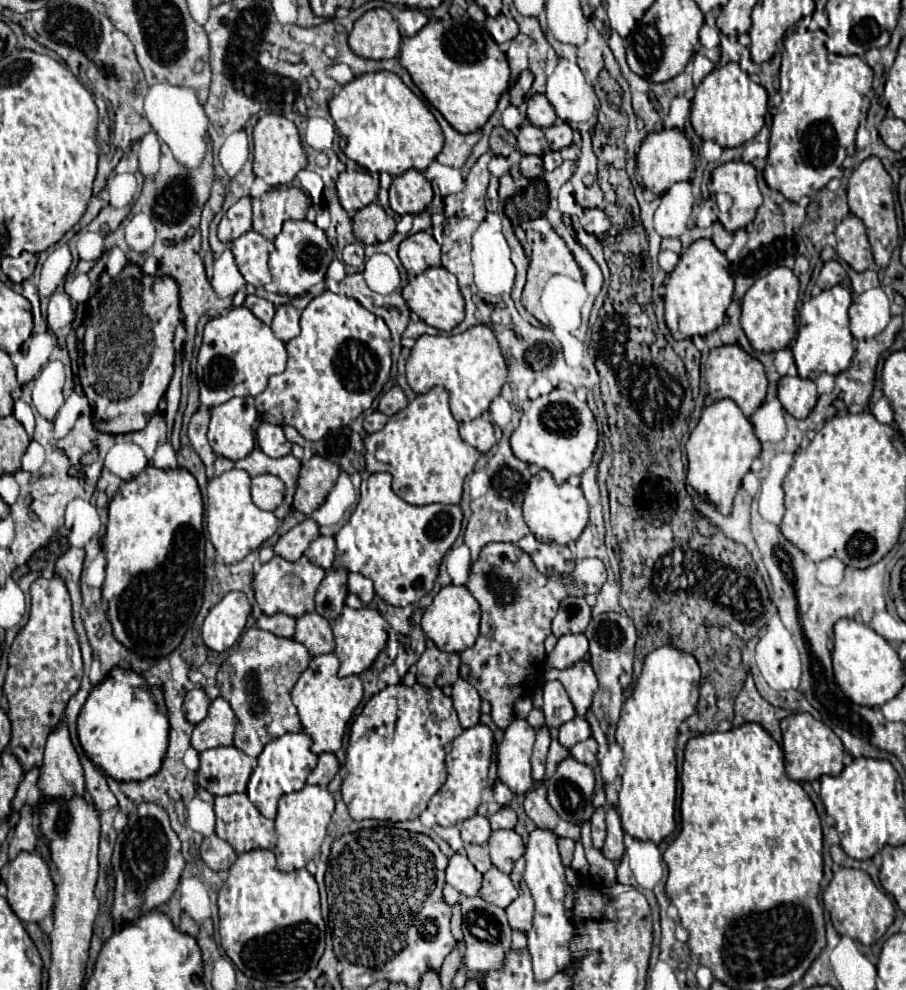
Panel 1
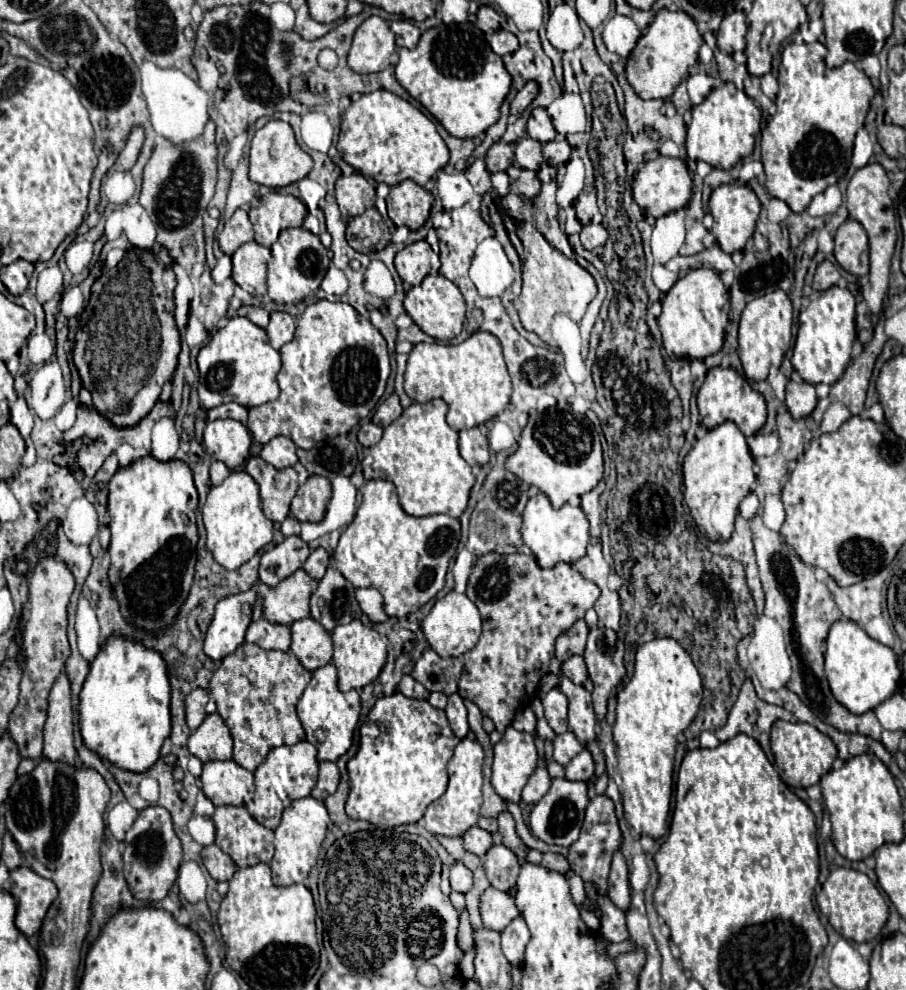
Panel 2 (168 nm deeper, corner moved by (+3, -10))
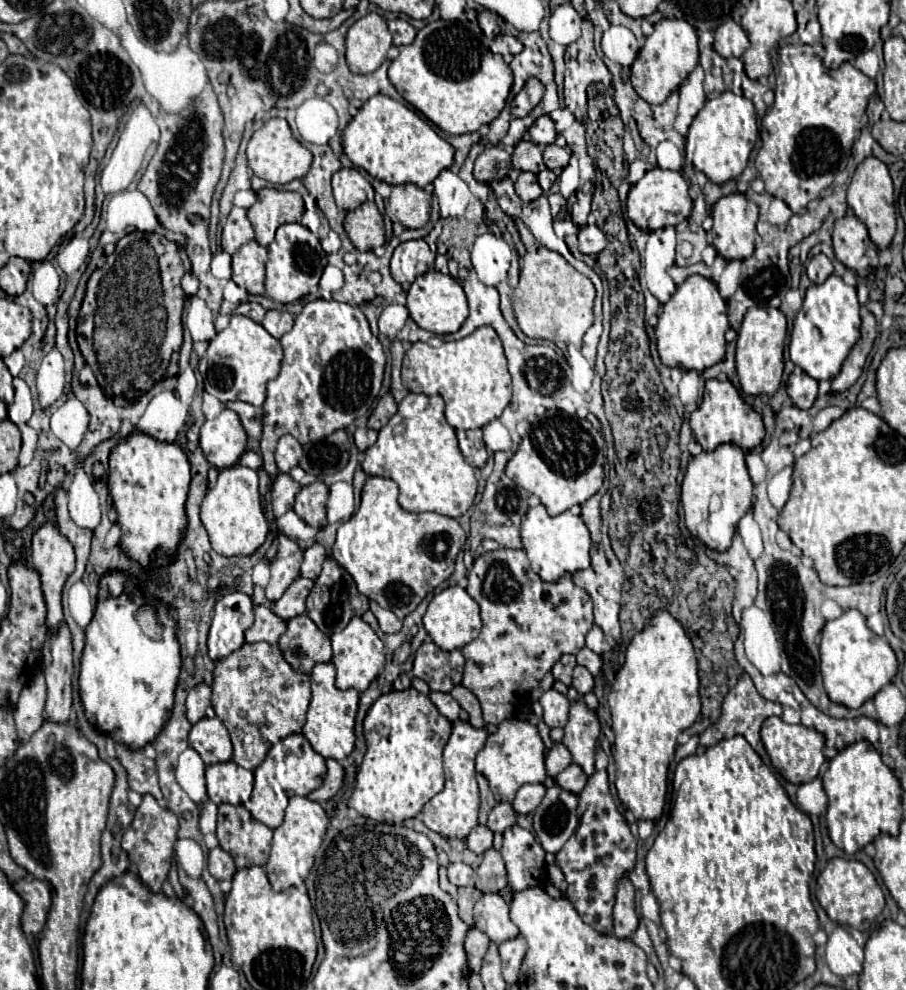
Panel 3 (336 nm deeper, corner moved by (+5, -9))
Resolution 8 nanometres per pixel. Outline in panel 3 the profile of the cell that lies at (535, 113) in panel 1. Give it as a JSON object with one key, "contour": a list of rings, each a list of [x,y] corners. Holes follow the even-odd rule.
{"contour":[[[548,115],[538,117],[532,123],[532,127],[528,129],[528,133],[530,133],[532,143],[536,143],[536,145],[550,145],[550,143],[556,141],[556,135],[558,135],[558,131],[554,127],[554,121]]]}

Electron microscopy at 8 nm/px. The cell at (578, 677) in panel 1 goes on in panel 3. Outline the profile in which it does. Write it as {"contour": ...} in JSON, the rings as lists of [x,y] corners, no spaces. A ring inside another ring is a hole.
{"contour":[[[580,699],[570,707],[570,719],[564,727],[564,745],[572,753],[572,763],[582,767],[586,775],[595,769],[595,752],[600,735],[600,723],[594,711],[590,711]]]}

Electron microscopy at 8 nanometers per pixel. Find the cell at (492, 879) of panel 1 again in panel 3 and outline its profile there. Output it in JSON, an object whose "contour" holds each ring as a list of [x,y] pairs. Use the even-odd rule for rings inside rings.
{"contour":[[[498,893],[482,895],[482,899],[474,905],[474,923],[496,945],[520,935],[518,927],[510,921],[508,903]]]}

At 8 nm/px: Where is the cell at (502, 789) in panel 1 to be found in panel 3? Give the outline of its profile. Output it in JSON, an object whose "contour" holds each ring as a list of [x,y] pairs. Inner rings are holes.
{"contour":[[[520,825],[510,827],[504,833],[502,857],[508,871],[508,885],[512,891],[524,891],[528,887],[544,887],[546,883],[546,851],[536,837]]]}

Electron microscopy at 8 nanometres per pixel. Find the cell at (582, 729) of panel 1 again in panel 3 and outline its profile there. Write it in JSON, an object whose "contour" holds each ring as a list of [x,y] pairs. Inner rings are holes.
{"contour":[[[556,743],[556,745],[548,751],[546,769],[548,769],[548,775],[550,775],[550,777],[556,777],[556,775],[558,775],[560,771],[564,771],[570,763],[572,763],[570,751],[568,751],[562,743]]]}

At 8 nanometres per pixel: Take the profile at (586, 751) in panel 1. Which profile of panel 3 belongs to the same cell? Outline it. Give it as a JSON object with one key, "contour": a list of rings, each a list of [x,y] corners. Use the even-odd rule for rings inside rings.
{"contour":[[[568,765],[554,781],[556,781],[556,785],[558,787],[562,787],[562,789],[566,789],[566,791],[570,791],[570,793],[574,793],[574,795],[578,795],[580,791],[582,791],[582,787],[586,785],[586,775],[584,775],[584,771],[578,767],[578,765]]]}

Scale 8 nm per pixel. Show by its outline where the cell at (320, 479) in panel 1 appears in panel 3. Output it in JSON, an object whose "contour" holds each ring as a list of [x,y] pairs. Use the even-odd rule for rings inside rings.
{"contour":[[[312,483],[300,489],[296,495],[294,511],[314,529],[322,529],[326,521],[326,501],[328,501],[328,487],[324,483]]]}

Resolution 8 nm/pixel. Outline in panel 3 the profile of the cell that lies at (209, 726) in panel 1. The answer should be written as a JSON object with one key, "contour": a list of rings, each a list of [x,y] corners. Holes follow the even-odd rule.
{"contour":[[[218,717],[200,719],[190,731],[190,745],[200,753],[206,765],[232,759],[232,743],[228,729]]]}

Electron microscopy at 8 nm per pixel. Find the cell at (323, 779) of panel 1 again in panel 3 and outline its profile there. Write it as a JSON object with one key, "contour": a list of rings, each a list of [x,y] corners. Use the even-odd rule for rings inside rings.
{"contour":[[[328,759],[326,765],[328,765],[328,773],[326,773],[326,777],[324,777],[324,783],[322,783],[320,789],[316,789],[316,791],[312,791],[312,793],[308,795],[310,801],[326,803],[326,801],[332,799],[332,797],[340,791],[340,787],[342,787],[342,781],[344,781],[344,769],[342,769],[342,765],[340,765],[336,759]]]}

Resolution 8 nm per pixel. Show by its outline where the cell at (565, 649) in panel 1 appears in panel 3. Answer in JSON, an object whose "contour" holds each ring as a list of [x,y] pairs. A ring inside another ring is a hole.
{"contour":[[[578,665],[578,667],[574,667],[574,681],[572,681],[572,685],[576,687],[576,691],[580,695],[590,693],[592,687],[594,687],[594,677],[590,675],[590,671],[586,671],[586,667]]]}

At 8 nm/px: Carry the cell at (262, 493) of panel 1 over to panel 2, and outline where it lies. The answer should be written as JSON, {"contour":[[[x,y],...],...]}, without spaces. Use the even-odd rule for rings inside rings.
{"contour":[[[260,456],[246,462],[246,472],[260,486],[260,506],[266,518],[282,522],[288,516],[290,502],[298,490],[298,474],[294,468],[274,468]]]}

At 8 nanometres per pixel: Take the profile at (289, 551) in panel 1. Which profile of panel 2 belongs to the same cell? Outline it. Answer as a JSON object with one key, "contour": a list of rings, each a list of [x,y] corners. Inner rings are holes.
{"contour":[[[290,536],[262,554],[260,580],[266,586],[276,586],[280,580],[294,574],[310,556],[308,544],[300,536]]]}

